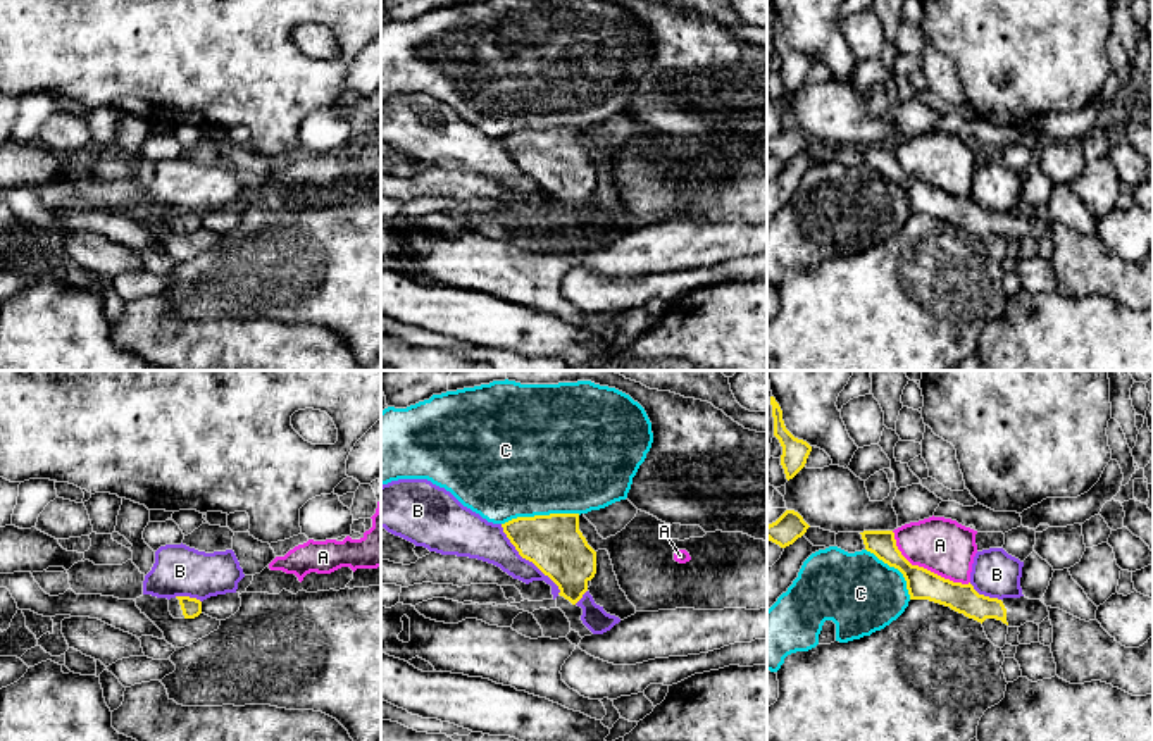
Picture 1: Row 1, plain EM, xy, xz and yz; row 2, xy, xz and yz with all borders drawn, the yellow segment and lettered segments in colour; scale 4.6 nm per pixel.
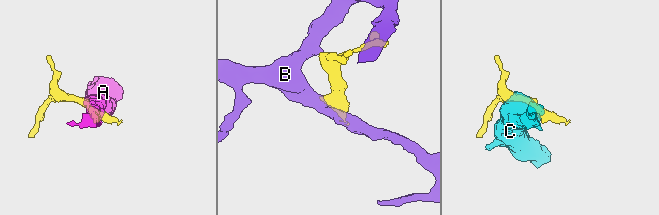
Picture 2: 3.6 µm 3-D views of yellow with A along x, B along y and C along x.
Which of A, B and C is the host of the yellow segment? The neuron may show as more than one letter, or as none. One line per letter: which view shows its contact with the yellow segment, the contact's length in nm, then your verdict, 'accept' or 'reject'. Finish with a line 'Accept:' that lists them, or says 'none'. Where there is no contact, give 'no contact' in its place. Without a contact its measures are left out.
A: contact in yz; length 440 nm; reject
B: contact in xz; length 420 nm; reject
C: contact in xz; length 380 nm; reject
Accept: none

